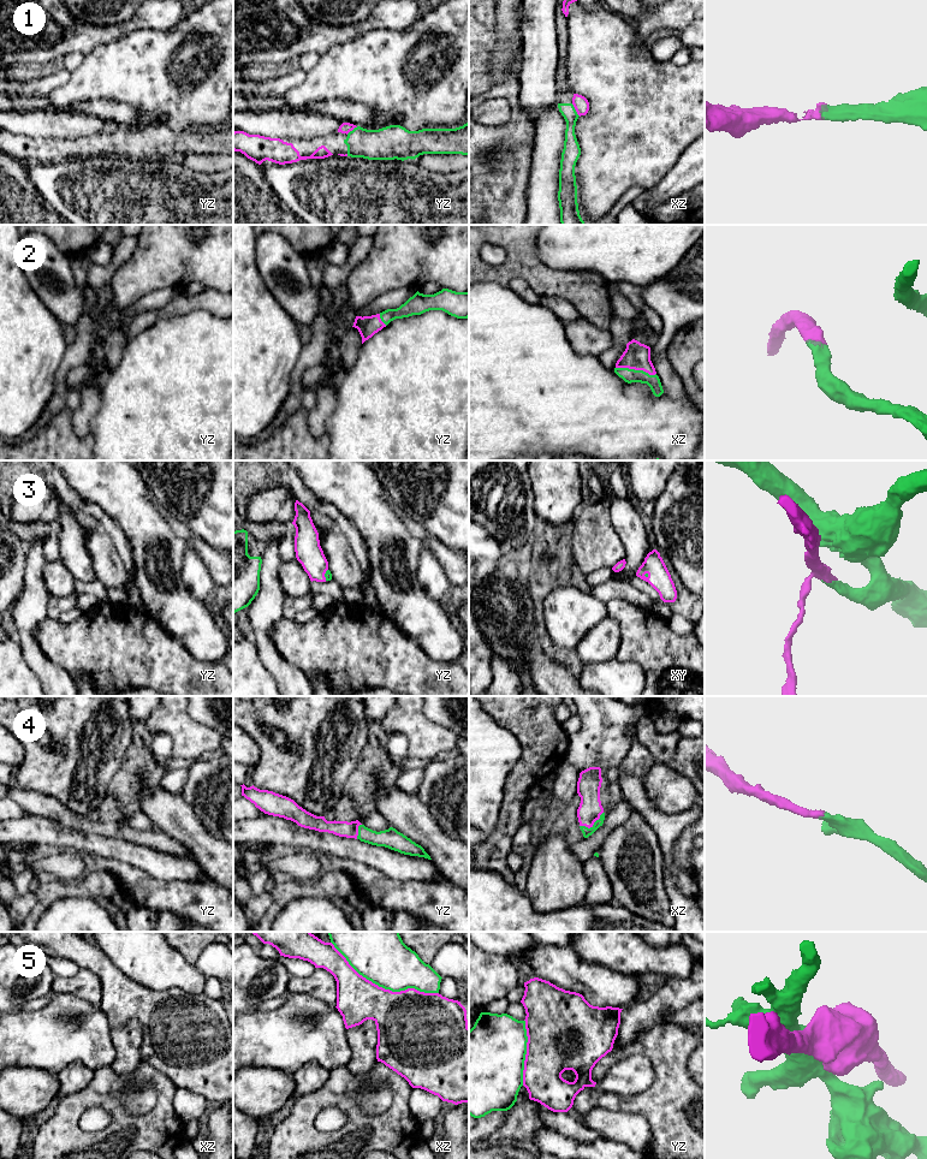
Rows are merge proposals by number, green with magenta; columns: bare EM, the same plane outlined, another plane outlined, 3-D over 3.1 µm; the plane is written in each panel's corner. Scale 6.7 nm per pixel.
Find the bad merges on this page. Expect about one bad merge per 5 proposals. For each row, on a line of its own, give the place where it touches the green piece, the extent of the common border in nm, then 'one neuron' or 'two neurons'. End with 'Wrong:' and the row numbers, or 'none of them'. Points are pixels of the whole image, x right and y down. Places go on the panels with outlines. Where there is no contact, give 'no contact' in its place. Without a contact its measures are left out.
1: meets green in xz at (575, 110); contact 110 nm long; one neuron
2: meets green in xz at (636, 370); contact 280 nm long; one neuron
3: meets green in yz at (325, 575); contact 80 nm long; one neuron
4: meets green in xz at (593, 825); contact 190 nm long; one neuron
5: meets green in xz at (382, 987); contact 800 nm long; two neurons
Wrong: 5

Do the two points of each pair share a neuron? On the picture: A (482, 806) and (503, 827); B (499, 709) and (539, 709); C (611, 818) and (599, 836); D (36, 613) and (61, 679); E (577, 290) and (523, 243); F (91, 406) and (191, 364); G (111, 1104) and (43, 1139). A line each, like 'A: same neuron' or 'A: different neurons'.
A: different neurons
B: same neuron
C: same neuron
D: same neuron
E: same neuron
F: different neurons
G: same neuron

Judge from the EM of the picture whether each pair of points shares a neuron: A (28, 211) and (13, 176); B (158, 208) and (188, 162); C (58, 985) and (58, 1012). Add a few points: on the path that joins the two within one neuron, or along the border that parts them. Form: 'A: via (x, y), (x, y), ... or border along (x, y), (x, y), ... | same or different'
A: via (19, 202), (13, 196), (13, 184) | same
B: border along (178, 160), (192, 171), (212, 173) | different
C: border along (53, 992), (73, 993), (85, 1000) | different

